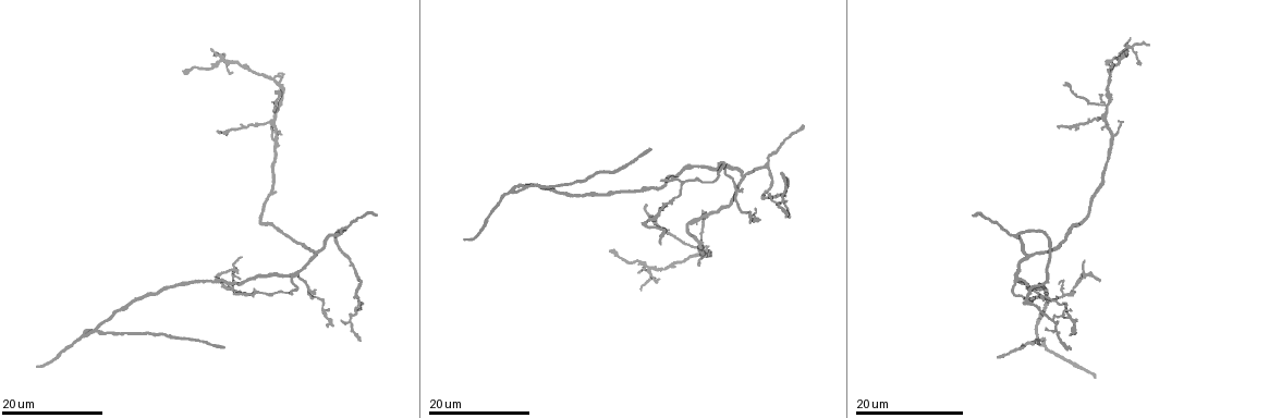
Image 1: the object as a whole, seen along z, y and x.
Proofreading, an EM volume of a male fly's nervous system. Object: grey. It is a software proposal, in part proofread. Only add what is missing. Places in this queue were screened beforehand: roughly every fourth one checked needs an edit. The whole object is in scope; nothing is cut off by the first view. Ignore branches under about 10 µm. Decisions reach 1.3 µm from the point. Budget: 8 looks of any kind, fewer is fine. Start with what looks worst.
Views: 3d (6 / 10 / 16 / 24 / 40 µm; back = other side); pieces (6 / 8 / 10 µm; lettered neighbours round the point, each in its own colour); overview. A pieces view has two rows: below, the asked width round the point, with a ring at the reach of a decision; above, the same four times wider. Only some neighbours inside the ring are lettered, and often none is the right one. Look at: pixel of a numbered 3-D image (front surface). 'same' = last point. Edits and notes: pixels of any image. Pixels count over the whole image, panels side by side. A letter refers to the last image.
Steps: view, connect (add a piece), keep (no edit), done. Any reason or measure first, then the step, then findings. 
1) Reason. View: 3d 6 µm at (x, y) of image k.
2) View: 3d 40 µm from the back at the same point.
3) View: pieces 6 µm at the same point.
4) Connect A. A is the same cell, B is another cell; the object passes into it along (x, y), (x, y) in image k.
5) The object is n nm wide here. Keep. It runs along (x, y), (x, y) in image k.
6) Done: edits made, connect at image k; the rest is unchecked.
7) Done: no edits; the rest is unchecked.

View: 3d 16 µm at (802, 126) of image 1.

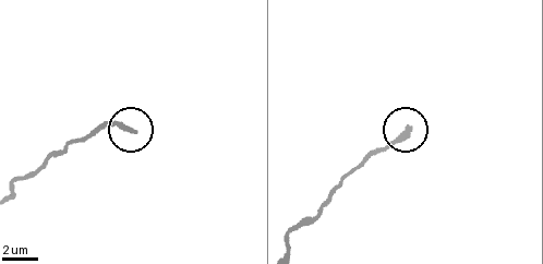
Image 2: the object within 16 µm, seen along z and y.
View: pieces 10 µm at (409, 126) of image 2.

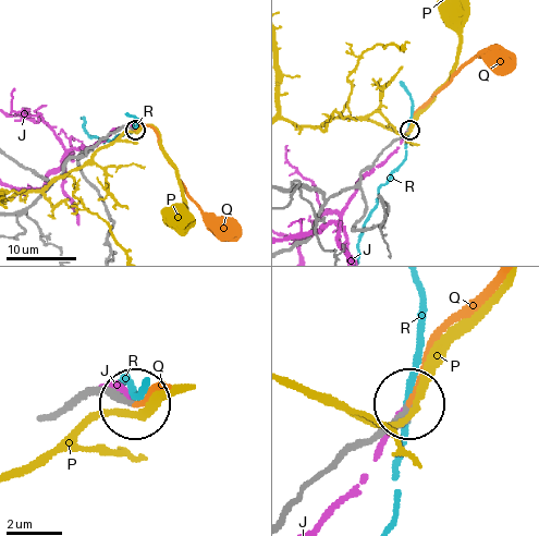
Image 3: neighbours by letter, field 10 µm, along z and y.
Connect Q. Q is the same cell, J, P and R are other cells; the object passes into it along (117, 132), (124, 128), (151, 128), (196, 204) in image 3; it goes on there.

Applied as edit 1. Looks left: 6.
View: 3d 16 µm at (651, 148) of image 1.

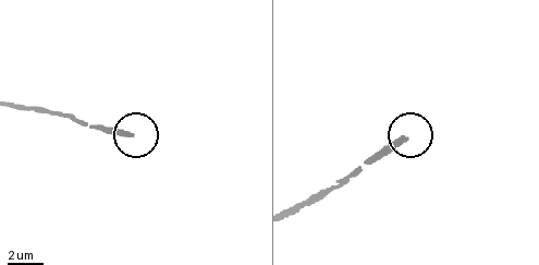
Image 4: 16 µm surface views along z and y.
View: 3d 10 µm at (128, 135) of image 4.

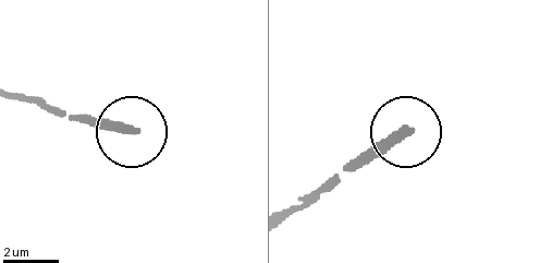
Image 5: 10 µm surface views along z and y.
What lies round it. View: pieces 8 µm at (407, 133) of image 5.

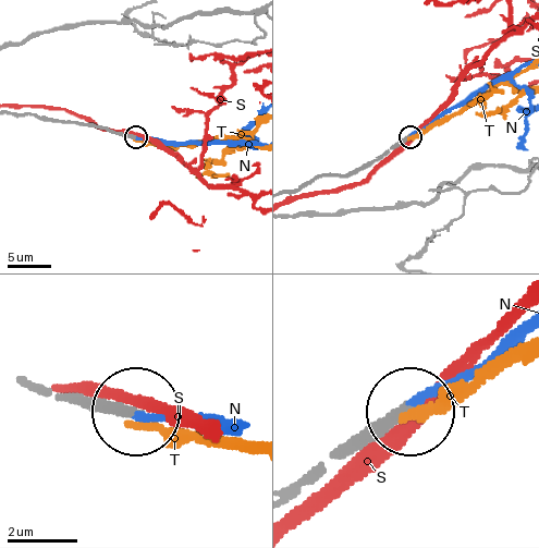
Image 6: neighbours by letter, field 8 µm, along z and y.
Connect N. N is the same cell, S and T are other cells; the object passes into it along (111, 131), (170, 142), (254, 144) in image 6; the cell continues.

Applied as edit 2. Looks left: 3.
Long arm stops here. View: 3d 24 µm at (464, 241) of image 1.

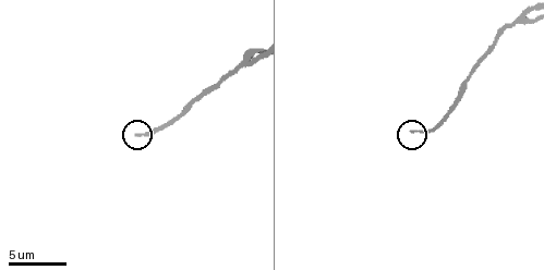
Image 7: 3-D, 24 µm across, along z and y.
View: pieces 10 µm at (413, 130) of image 7.

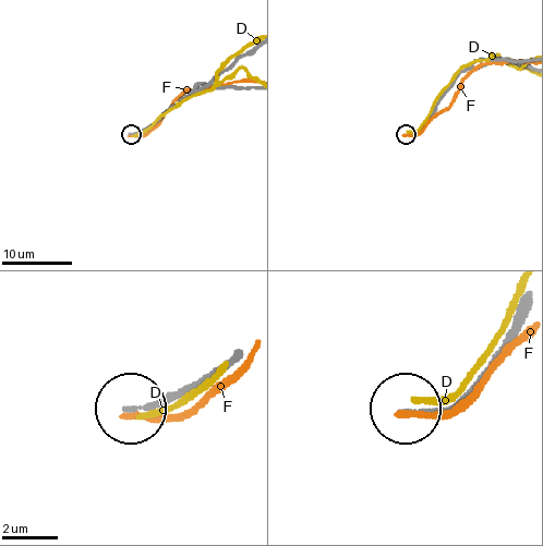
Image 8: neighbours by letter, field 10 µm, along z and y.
Keep. D and F are other cells; none of them fits.

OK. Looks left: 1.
Done: edits made, connect at image 3, connect at image 6; the rest is unchecked.

